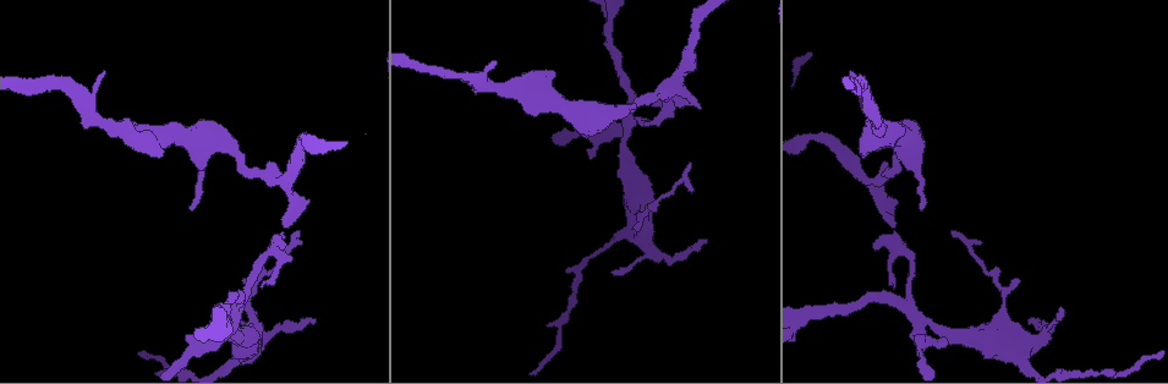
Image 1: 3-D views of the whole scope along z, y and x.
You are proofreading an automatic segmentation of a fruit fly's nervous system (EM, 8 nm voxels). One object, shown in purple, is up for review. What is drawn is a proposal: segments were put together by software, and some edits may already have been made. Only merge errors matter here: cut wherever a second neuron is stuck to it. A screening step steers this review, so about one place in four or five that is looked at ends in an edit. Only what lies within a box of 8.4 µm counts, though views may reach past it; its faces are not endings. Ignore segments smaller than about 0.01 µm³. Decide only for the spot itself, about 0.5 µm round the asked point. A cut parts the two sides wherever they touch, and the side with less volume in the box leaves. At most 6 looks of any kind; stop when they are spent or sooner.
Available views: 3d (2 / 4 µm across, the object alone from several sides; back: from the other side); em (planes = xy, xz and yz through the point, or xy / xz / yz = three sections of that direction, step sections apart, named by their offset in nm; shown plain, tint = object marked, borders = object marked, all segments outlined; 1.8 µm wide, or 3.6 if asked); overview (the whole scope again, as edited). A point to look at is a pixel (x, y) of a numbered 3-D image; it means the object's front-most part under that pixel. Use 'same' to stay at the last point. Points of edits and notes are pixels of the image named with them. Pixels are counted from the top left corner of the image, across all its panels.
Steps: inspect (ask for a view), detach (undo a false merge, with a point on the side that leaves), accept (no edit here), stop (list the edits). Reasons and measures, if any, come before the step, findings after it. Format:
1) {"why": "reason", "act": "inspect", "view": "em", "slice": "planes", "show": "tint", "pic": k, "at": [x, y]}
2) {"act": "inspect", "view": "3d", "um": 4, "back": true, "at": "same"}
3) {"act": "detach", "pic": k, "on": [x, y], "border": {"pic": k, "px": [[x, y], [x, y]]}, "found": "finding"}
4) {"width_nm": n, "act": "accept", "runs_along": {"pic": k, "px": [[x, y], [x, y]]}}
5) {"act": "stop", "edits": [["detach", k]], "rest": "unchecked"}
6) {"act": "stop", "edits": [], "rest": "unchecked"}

{"why": "thin neck", "act": "inspect", "view": "3d", "um": 2, "pic": 1, "at": [252, 295]}

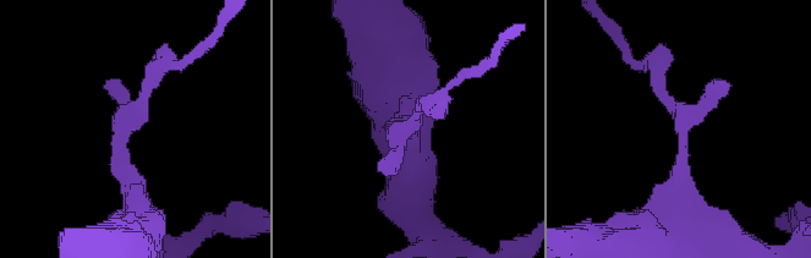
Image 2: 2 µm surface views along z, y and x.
{"act": "inspect", "view": "em", "slice": "xy", "step": 4, "show": "tint", "pic": 2, "at": [393, 129]}

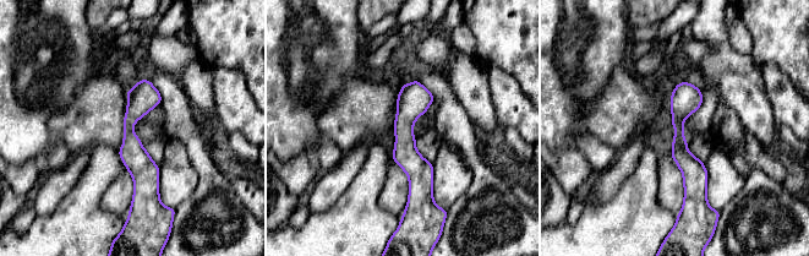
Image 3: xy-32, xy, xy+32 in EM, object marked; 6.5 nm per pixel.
{"act": "inspect", "view": "em", "slice": "planes", "show": "tint", "at": "same"}

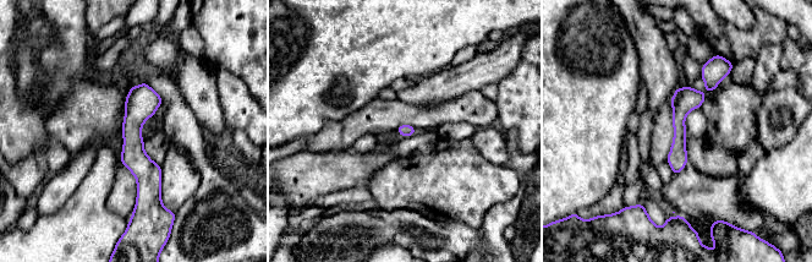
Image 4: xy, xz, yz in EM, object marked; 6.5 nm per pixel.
{"width_nm": 80, "act": "accept", "runs_along": {"pic": 4, "px": [[142, 87], [133, 157], [144, 202]]}, "found": "one neuron here"}

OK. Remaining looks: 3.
{"why": "four arms meet", "act": "inspect", "view": "em", "slice": "planes", "show": "tint", "pic": 1, "at": [911, 305]}

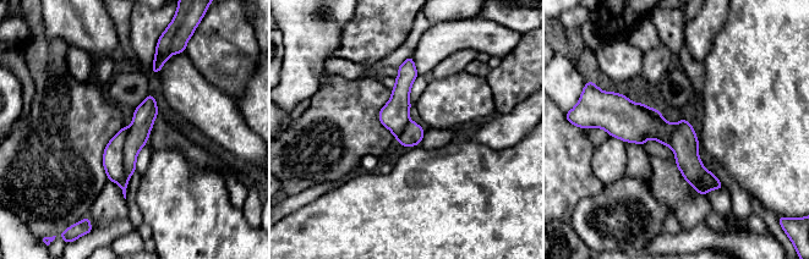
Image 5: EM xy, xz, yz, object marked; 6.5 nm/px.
{"act": "detach", "pic": 5, "on": [113, 160], "border": {"pic": 5, "px": [[127, 127], [124, 177], [118, 182]]}, "found": "a second neuron is stuck on"}

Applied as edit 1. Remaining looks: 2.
{"why": "see it whole again", "act": "inspect", "view": "overview"}

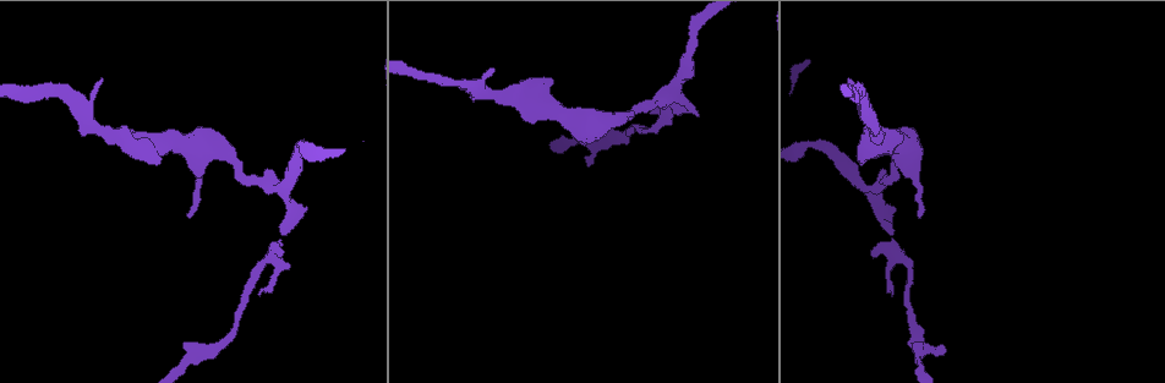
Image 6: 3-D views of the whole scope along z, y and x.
{"why": "arms part here", "act": "inspect", "view": "em", "slice": "planes", "show": "tint", "pic": 6, "at": [532, 106]}

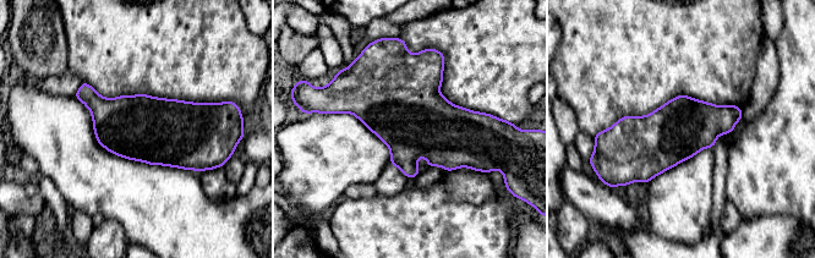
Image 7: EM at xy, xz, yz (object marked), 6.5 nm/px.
{"act": "accept", "found": "all the same neuron"}

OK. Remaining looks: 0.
{"act": "stop", "edits": [["detach", 5]], "rest": "unchecked"}

